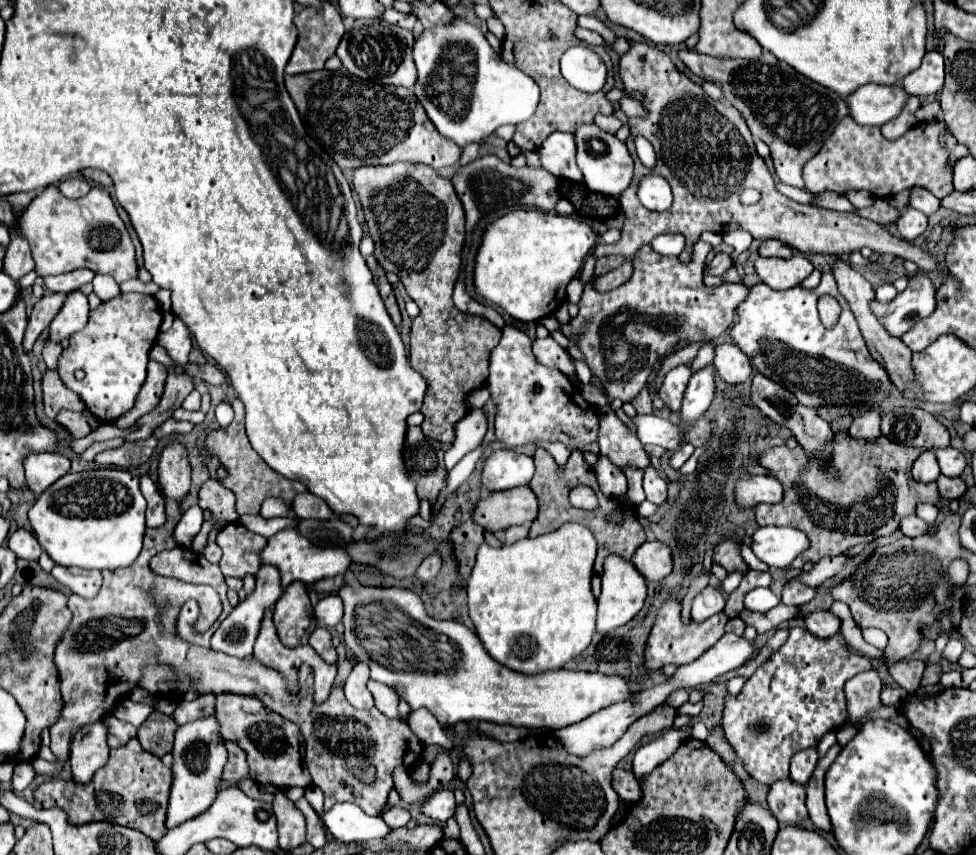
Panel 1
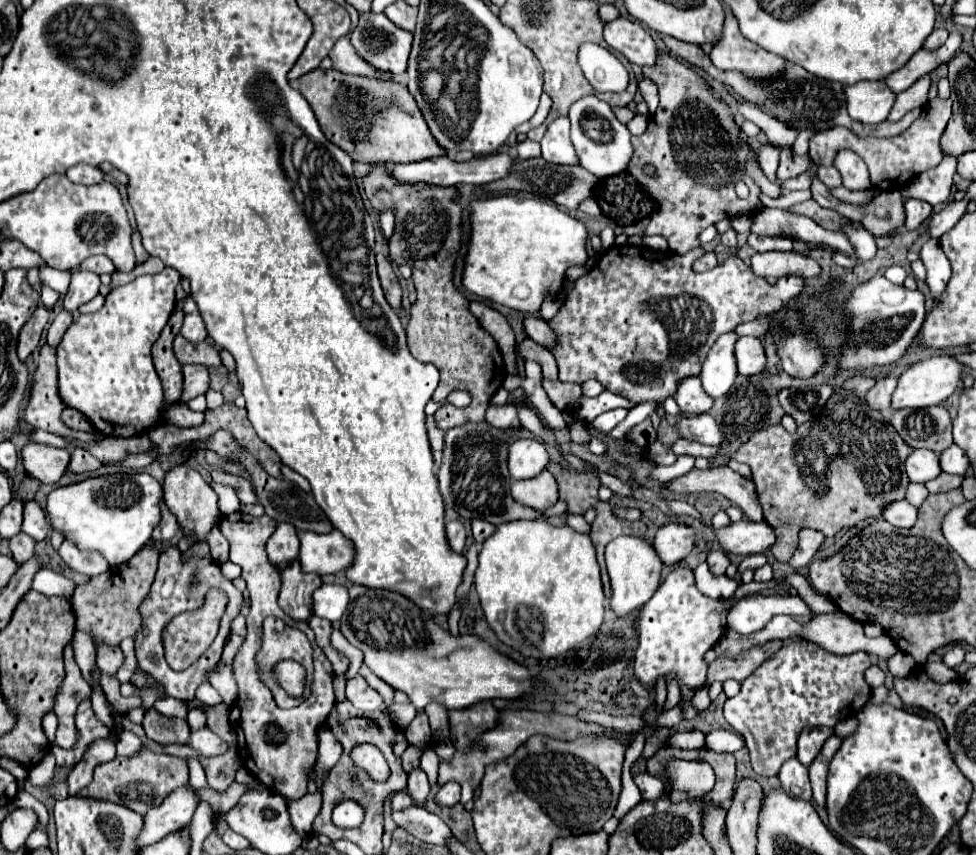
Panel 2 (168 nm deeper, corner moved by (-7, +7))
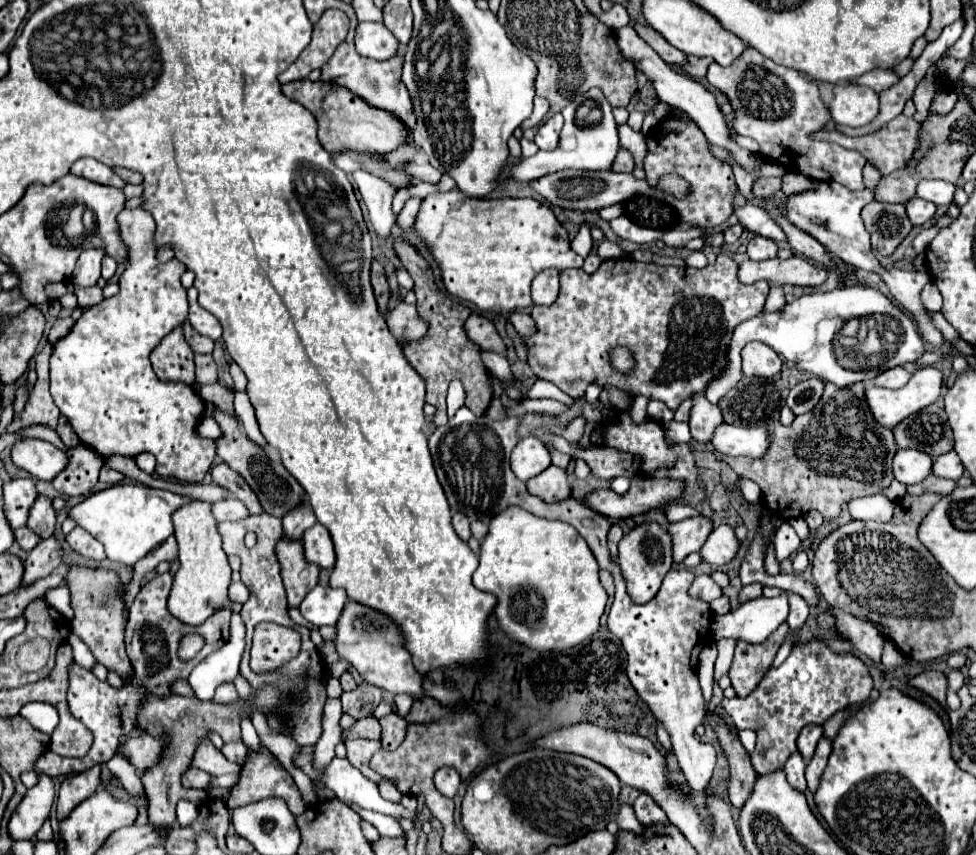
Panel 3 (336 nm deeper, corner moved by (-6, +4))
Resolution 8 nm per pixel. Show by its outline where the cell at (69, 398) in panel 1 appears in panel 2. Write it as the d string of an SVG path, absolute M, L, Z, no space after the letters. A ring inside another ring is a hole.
M50 345L40 347L38 367L32 379L34 397L30 397L30 403L24 411L24 421L36 429L44 429L50 433L56 433L64 439L77 439L85 443L95 440L93 431L82 432L68 429L60 421L60 413L64 409L62 401L58 401L58 385L56 385L56 349Z

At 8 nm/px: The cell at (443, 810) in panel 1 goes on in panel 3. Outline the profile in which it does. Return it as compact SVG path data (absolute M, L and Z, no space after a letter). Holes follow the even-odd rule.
M439 768L435 772L435 786L443 796L455 798L455 794L457 794L457 790L461 786L461 778L453 768Z

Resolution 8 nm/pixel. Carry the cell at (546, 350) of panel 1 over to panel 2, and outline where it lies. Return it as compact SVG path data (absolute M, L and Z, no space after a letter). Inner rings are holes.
M526 315L524 317L524 331L538 345L554 345L554 331L540 315Z

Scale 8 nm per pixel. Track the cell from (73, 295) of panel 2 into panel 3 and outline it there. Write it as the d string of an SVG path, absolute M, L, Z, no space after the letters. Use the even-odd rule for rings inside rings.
M85 250L79 260L77 266L73 270L71 282L77 288L91 288L97 284L97 280L101 278L101 258L105 256L103 250Z

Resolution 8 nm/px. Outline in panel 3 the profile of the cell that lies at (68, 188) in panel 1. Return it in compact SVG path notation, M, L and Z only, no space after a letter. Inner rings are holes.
M81 158L71 166L71 174L87 178L91 182L97 184L105 184L105 186L115 186L115 188L123 188L125 182L103 162L97 162L93 158Z

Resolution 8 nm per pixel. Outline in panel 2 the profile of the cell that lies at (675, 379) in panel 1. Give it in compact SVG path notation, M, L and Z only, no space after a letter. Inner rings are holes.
M686 377L686 381L680 381L674 399L686 417L708 413L714 405L714 399L702 389L700 377Z

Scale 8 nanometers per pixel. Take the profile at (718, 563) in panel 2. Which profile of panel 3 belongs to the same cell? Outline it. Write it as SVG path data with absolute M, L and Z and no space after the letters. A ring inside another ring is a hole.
M701 574L701 576L697 576L693 580L693 584L689 588L689 594L697 596L697 598L701 598L705 602L711 602L711 600L715 600L715 598L721 596L721 588L715 584L715 580L711 578L711 574Z

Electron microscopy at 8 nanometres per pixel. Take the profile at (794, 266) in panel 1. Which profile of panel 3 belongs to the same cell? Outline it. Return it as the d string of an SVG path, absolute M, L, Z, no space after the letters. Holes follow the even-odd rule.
M793 256L789 260L773 258L773 260L745 260L739 266L739 280L743 284L753 284L757 280L767 280L771 284L793 284L793 286L821 286L827 278L823 268L809 264L807 260Z

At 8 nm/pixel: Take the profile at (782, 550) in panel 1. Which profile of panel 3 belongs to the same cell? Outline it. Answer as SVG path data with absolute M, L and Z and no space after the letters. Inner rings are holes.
M721 524L721 526L713 528L707 542L703 544L701 558L709 564L723 566L737 556L739 548L741 548L741 542L735 536L735 530L729 528L729 524Z

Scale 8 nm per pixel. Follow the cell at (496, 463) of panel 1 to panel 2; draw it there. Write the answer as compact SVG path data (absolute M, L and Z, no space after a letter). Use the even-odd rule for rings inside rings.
M518 439L510 445L508 469L512 479L532 479L542 473L550 457L538 439Z

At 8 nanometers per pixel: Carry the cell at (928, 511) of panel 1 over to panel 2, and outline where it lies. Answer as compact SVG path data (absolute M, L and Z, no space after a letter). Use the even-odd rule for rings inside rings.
M910 483L908 485L908 491L906 491L906 501L908 503L912 503L914 507L918 507L926 497L928 497L928 493L926 493L924 485L918 485L918 483Z

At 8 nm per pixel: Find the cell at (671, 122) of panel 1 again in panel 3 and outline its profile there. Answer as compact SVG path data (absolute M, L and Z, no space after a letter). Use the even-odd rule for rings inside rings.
M683 112L667 114L647 136L647 156L643 160L647 182L651 188L659 188L659 180L665 174L677 174L687 180L689 192L683 198L663 194L663 200L677 210L677 216L683 224L689 226L717 226L729 220L733 200L737 196L737 182L729 162L715 158L709 152L709 142L705 134L693 124Z

